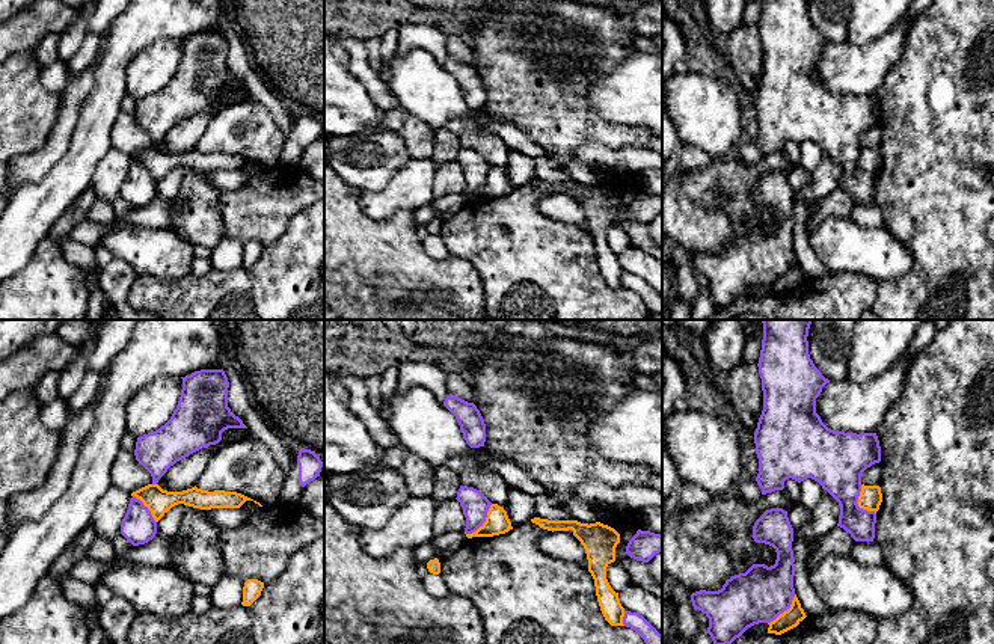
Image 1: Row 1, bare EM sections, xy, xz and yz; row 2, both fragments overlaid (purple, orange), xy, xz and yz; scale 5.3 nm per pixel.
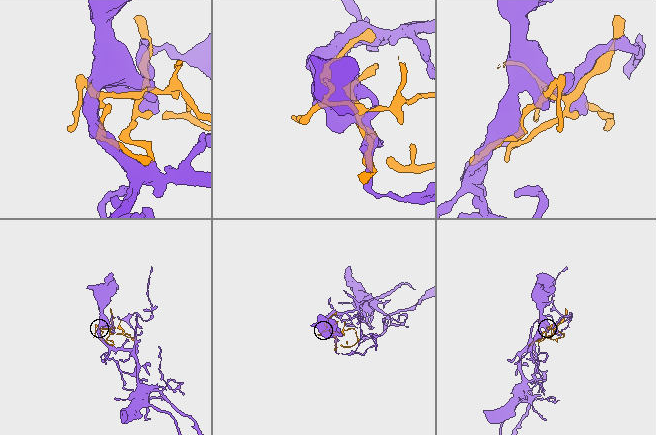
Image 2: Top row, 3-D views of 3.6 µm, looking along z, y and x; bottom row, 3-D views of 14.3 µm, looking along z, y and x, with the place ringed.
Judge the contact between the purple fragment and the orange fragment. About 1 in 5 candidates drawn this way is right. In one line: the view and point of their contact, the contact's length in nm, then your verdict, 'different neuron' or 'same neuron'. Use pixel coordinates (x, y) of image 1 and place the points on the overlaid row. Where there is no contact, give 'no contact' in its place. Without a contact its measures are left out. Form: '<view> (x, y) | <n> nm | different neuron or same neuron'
xz (483, 522) | 220 nm | different neuron

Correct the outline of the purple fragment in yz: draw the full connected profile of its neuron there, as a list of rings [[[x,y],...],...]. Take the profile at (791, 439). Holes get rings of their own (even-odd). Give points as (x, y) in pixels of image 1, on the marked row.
[[[762,320],[763,339],[759,374],[763,391],[763,410],[754,433],[759,474],[756,481],[762,495],[783,490],[784,481],[818,481],[840,505],[837,526],[855,541],[873,541],[876,513],[858,507],[861,475],[881,462],[876,433],[845,433],[828,428],[816,413],[816,398],[830,383],[815,366],[808,354],[808,329],[813,320]]]

